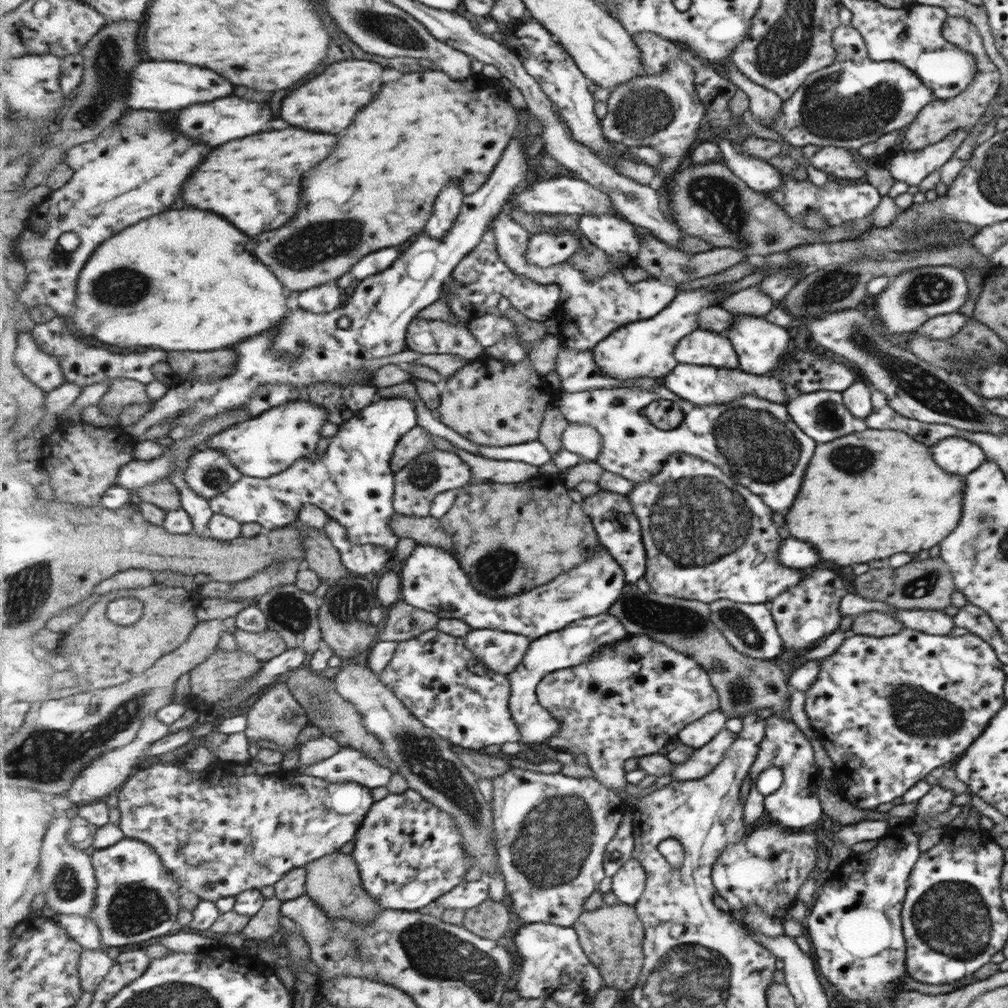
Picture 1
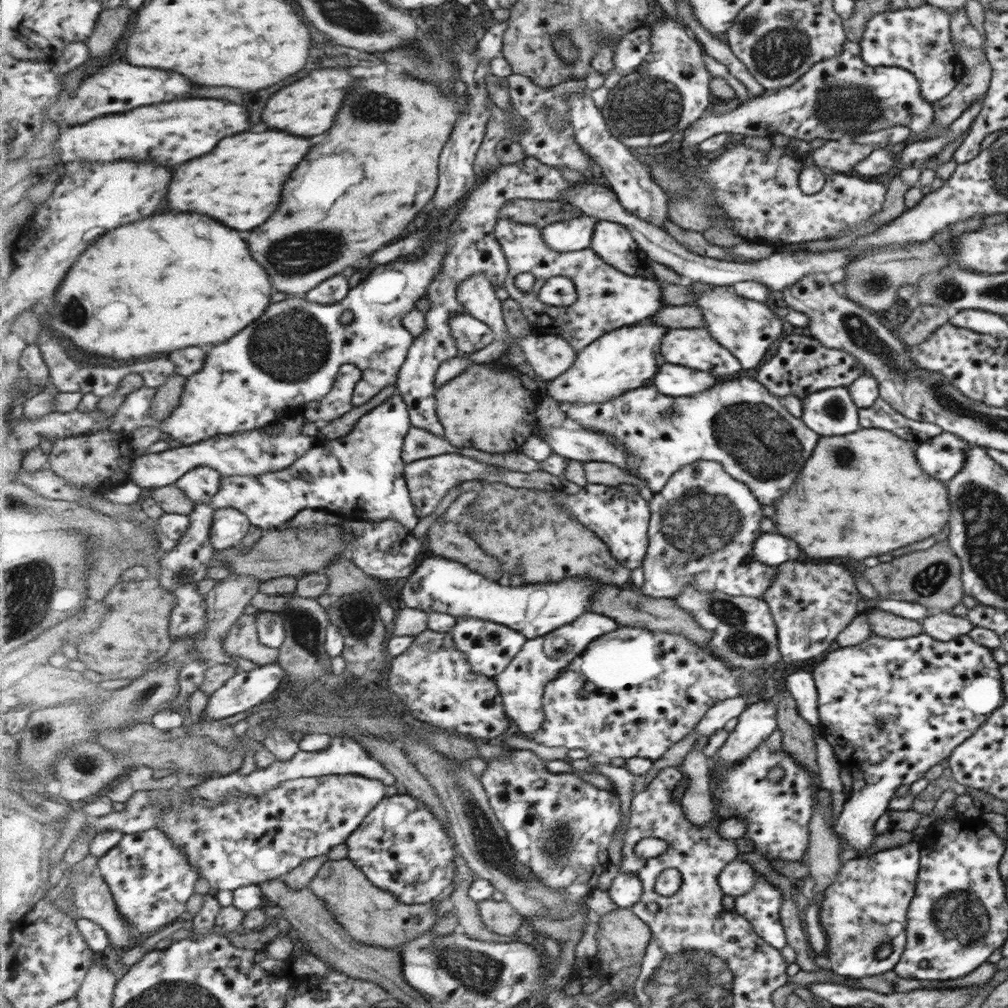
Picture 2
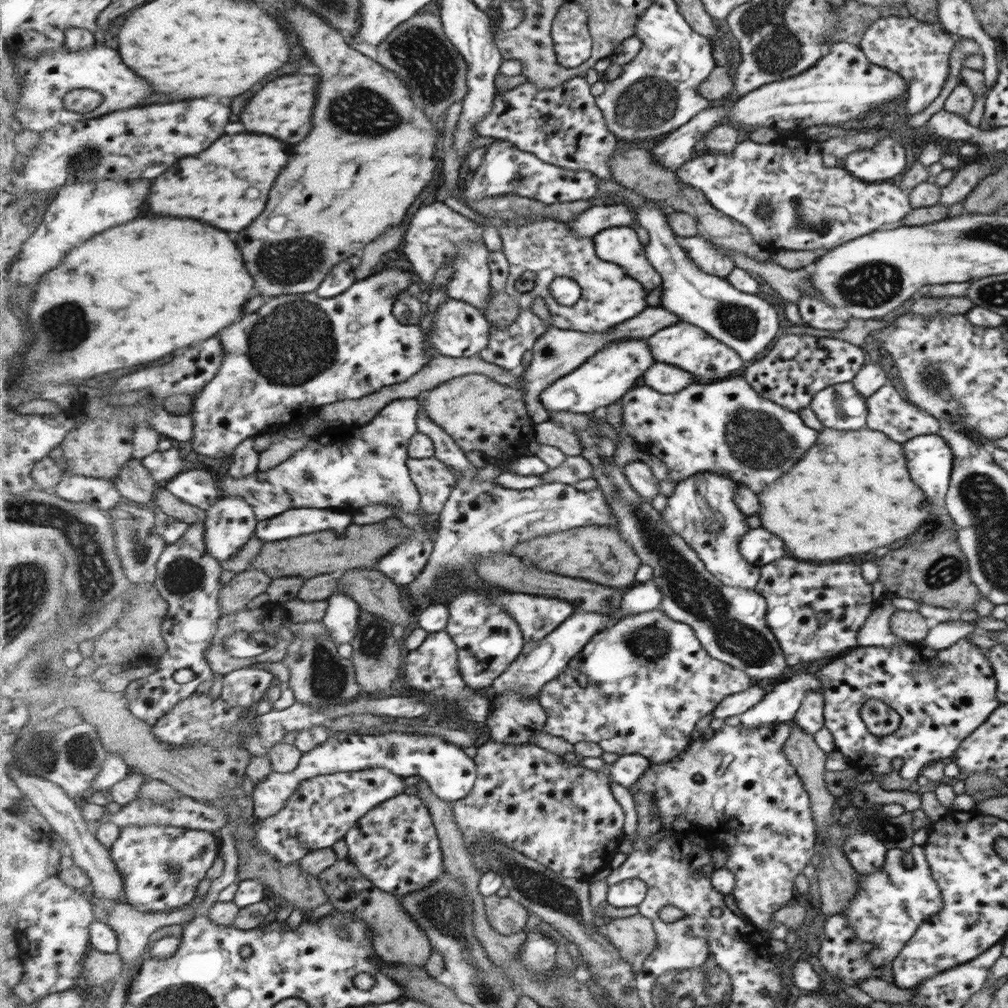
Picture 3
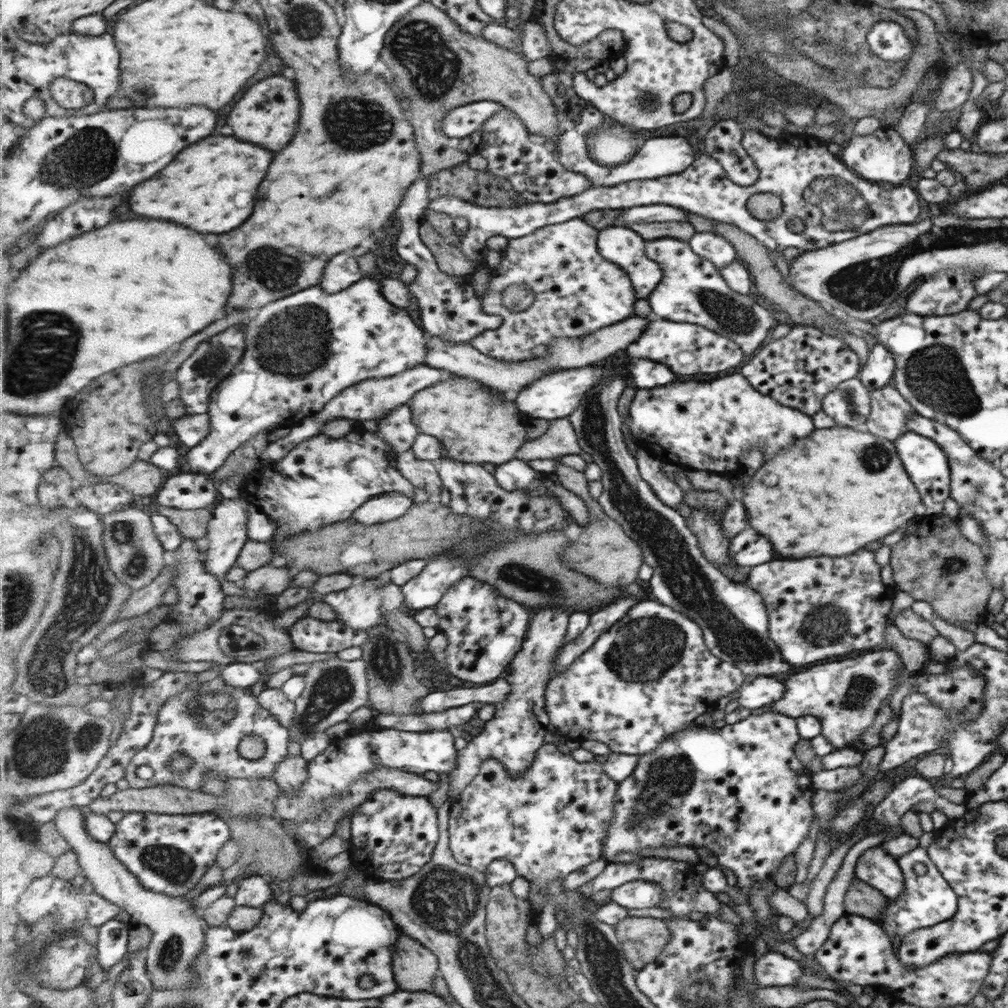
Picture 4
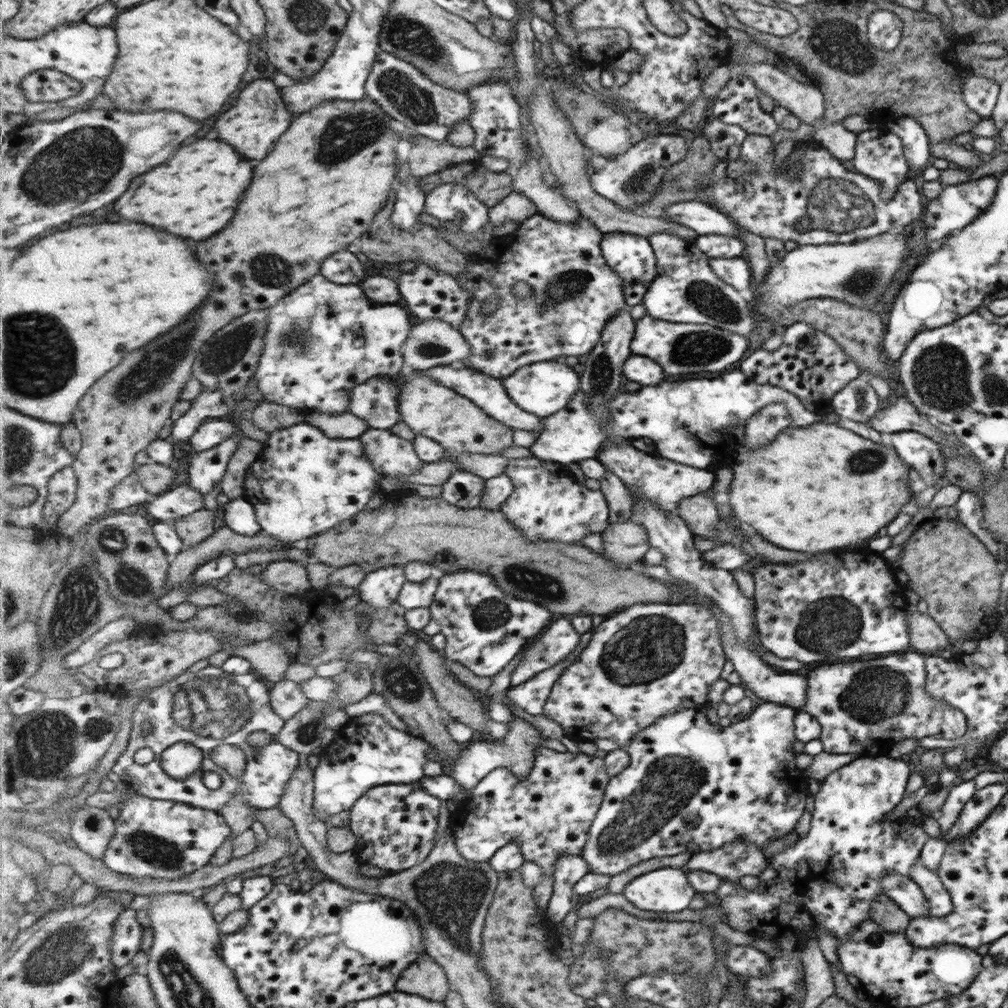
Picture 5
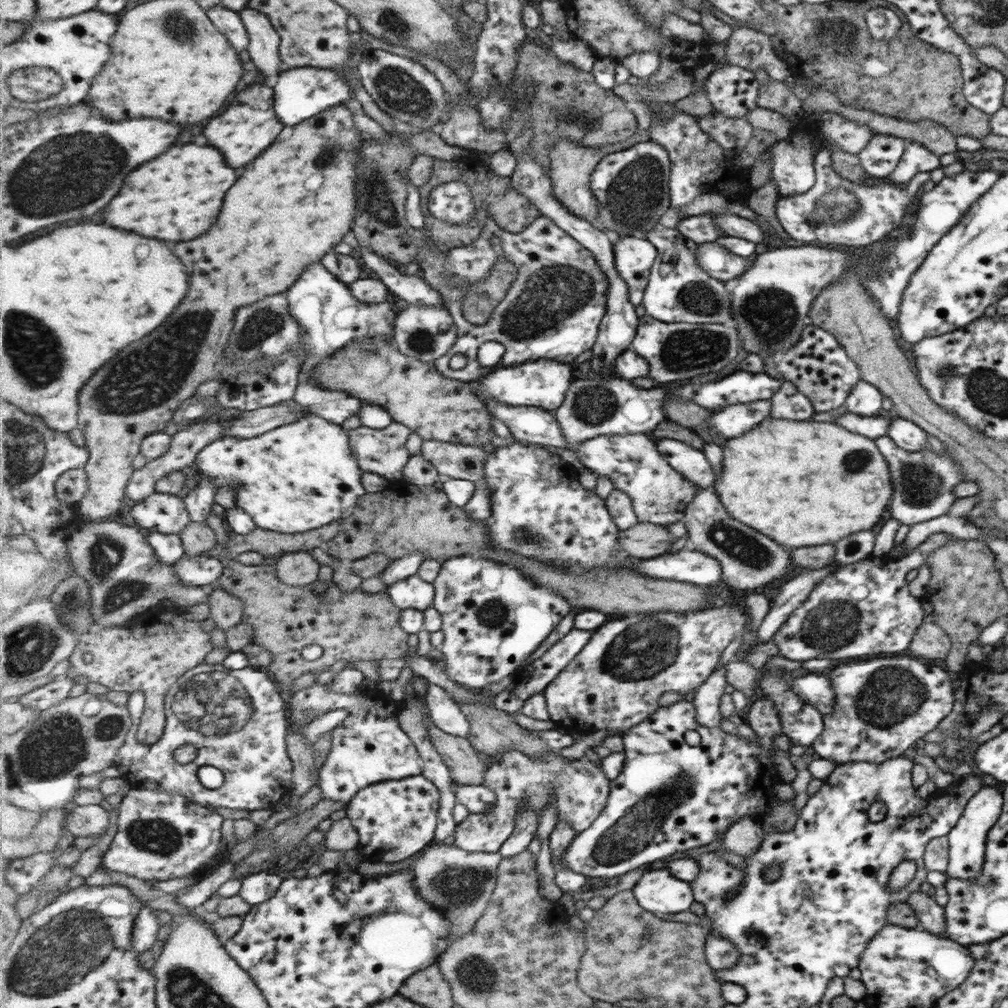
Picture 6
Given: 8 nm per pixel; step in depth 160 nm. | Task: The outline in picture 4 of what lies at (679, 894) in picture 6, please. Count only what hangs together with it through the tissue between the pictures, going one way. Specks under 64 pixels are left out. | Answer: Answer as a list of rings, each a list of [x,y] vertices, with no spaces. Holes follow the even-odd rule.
[[[639,880],[614,889],[610,900],[627,910],[659,908],[663,898],[661,884]]]

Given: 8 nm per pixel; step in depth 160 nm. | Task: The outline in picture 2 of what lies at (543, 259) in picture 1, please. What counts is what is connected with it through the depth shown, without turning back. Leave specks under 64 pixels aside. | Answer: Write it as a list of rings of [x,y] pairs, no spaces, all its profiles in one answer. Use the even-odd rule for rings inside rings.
[[[581,215],[579,218],[573,218],[567,221],[550,224],[543,229],[544,239],[549,248],[557,252],[573,252],[574,250],[583,250],[590,248],[592,243],[592,234],[595,232],[596,224],[601,221],[596,216]]]

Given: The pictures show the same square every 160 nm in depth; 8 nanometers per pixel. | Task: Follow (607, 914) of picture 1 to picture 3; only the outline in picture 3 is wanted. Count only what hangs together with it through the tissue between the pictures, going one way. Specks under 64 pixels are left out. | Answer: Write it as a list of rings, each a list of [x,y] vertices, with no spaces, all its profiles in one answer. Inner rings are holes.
[[[637,914],[629,918],[611,919],[604,928],[609,941],[621,953],[621,959],[633,966],[636,975],[639,974],[659,944],[653,921]]]

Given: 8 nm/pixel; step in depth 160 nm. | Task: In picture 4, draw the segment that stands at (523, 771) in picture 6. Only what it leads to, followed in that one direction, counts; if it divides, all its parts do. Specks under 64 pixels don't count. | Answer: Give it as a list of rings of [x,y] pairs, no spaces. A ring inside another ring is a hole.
[[[545,743],[533,764],[524,775],[513,778],[510,770],[498,758],[488,758],[481,763],[473,782],[452,801],[449,832],[450,846],[456,859],[481,872],[496,860],[505,858],[512,862],[521,877],[532,883],[528,899],[537,915],[546,905],[543,890],[549,882],[564,880],[576,870],[588,867],[602,859],[609,829],[616,818],[616,794],[618,782],[597,761],[579,762],[572,755],[563,754],[553,743]]]

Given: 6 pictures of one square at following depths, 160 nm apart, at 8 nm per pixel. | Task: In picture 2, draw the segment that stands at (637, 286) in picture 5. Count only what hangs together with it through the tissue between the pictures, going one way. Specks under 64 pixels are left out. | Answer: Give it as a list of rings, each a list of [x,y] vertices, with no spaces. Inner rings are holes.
[[[599,221],[592,234],[590,248],[625,274],[653,278],[650,256],[640,248],[631,231],[618,222]]]

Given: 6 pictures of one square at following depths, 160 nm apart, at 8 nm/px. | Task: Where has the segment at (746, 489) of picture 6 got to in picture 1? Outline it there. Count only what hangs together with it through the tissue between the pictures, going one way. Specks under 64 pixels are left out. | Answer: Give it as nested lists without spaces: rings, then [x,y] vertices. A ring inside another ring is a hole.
[[[866,429],[816,444],[807,466],[807,478],[803,476],[801,492],[793,500],[789,514],[785,514],[785,524],[789,534],[801,542],[809,542],[821,560],[839,566],[861,564],[897,552],[917,554],[939,544],[959,522],[961,494],[961,476],[943,472],[931,460],[927,446],[897,430]]]

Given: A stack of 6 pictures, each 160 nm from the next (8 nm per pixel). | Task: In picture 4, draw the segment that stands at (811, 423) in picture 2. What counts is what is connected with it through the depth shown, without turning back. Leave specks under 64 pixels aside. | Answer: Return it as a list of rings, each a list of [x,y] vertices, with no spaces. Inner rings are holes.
[[[850,378],[824,394],[820,410],[839,427],[857,429],[857,424],[863,424],[869,414],[869,395],[859,378]]]

